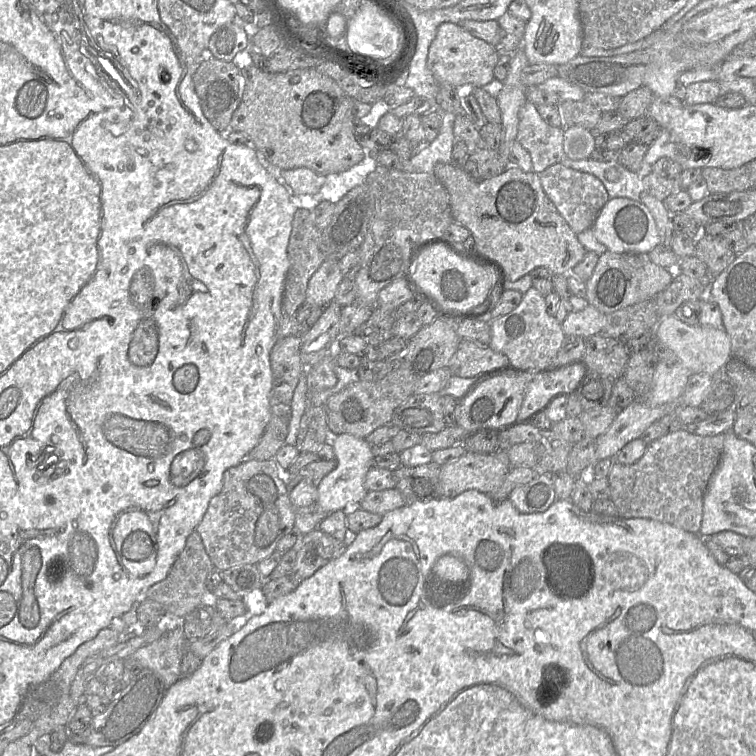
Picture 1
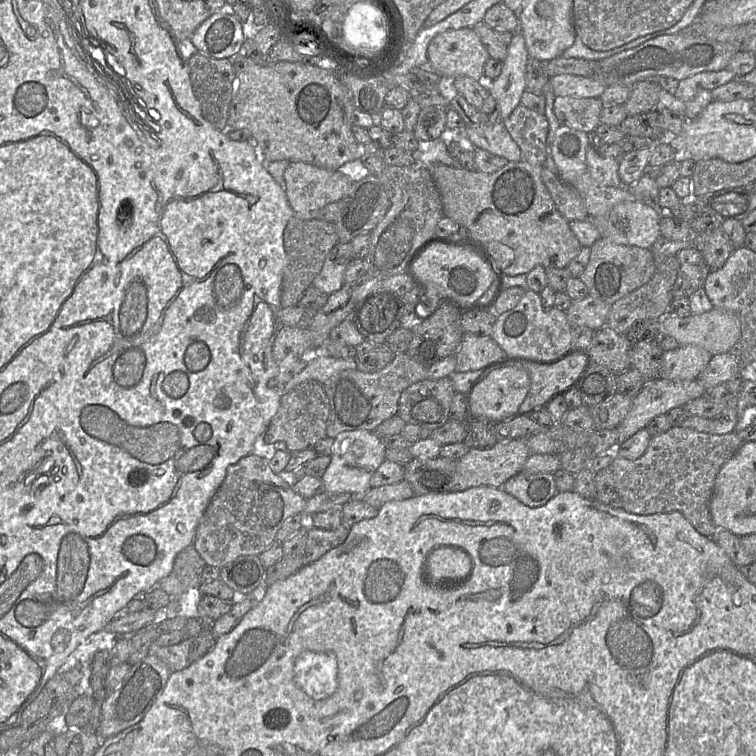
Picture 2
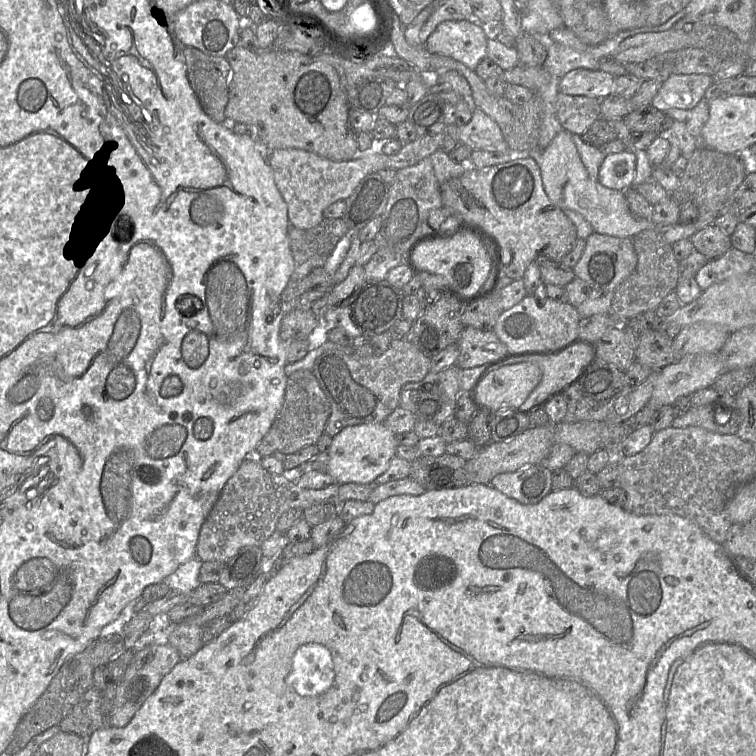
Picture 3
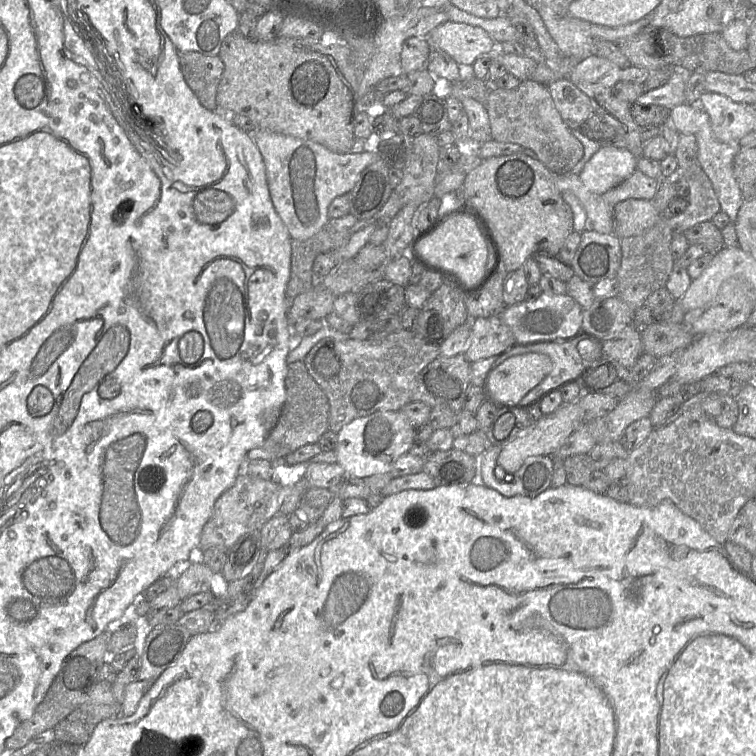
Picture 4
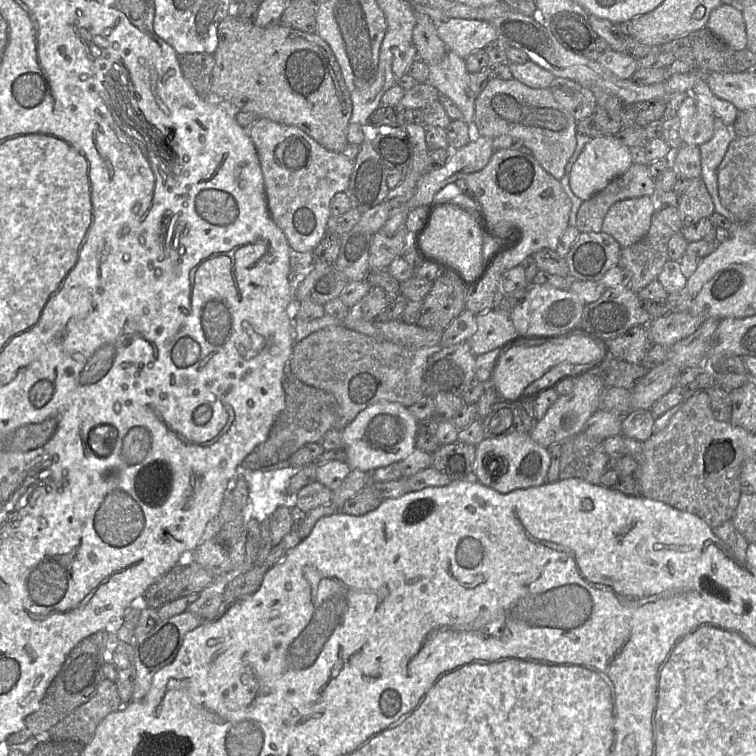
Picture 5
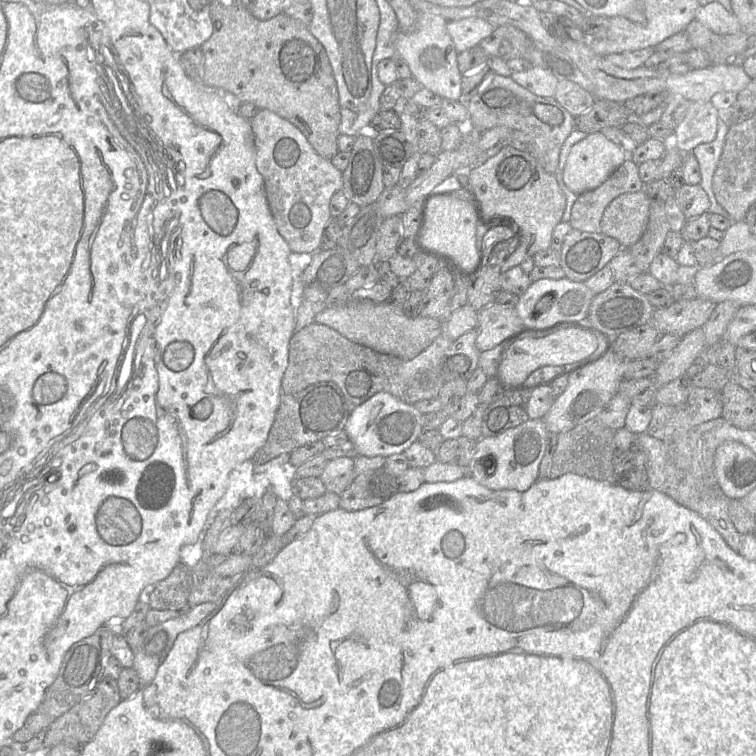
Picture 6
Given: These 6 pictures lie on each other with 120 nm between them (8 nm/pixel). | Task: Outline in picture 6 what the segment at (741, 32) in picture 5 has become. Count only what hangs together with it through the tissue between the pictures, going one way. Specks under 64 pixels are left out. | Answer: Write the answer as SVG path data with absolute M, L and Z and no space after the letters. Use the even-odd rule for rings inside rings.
M717 1L700 5L695 19L717 34L727 35L741 32L740 24L733 12L728 12Z

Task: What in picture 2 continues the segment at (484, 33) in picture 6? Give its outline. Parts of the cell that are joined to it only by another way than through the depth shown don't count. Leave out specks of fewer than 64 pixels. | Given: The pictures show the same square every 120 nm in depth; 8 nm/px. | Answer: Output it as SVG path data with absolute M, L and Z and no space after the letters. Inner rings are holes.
M473 27L448 29L429 43L428 67L445 80L470 77L484 81L483 68L490 58Z

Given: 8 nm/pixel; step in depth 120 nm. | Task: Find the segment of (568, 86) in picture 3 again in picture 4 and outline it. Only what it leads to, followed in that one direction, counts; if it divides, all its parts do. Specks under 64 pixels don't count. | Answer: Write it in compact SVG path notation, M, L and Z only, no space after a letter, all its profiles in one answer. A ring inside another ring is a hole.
M594 54L575 63L569 80L575 85L579 82L589 82L613 89L621 81L622 70L610 60Z

